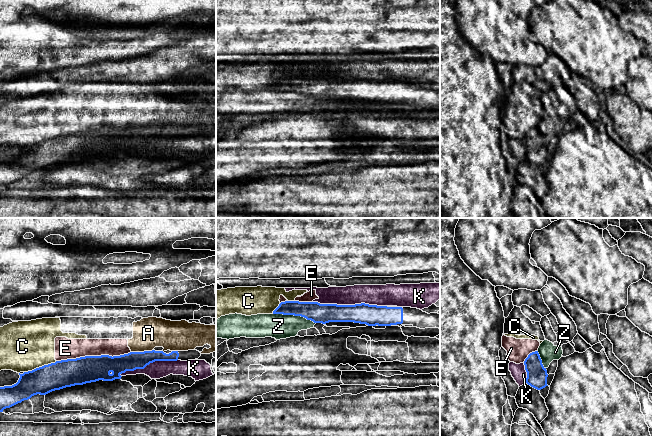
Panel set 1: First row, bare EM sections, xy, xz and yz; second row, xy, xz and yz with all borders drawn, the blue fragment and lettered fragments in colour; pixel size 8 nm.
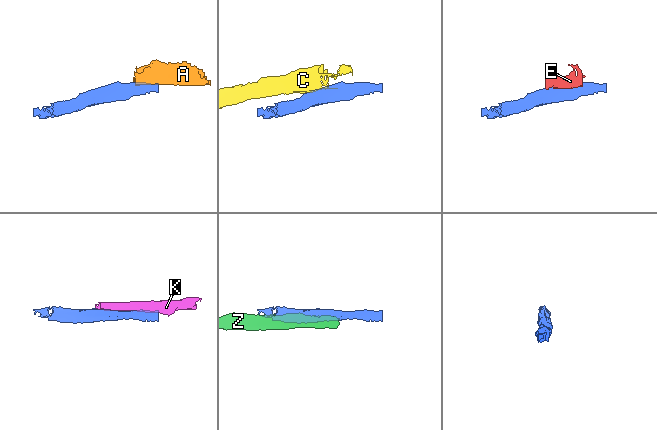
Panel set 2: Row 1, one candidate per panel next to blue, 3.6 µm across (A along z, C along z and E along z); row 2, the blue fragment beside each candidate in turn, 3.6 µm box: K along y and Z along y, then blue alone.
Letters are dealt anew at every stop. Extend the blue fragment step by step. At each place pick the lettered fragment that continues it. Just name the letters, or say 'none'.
none

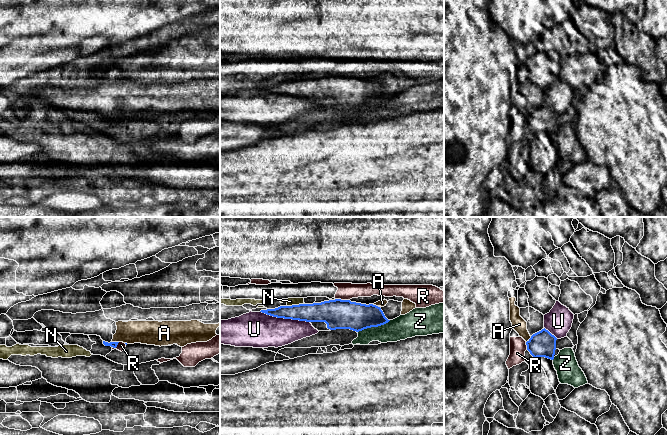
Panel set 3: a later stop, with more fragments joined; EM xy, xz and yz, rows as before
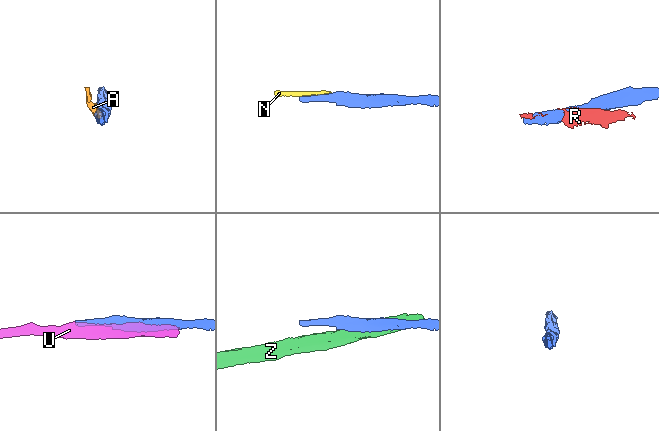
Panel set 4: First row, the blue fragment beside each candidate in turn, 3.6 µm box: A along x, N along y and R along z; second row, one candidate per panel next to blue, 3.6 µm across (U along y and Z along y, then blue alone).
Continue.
none

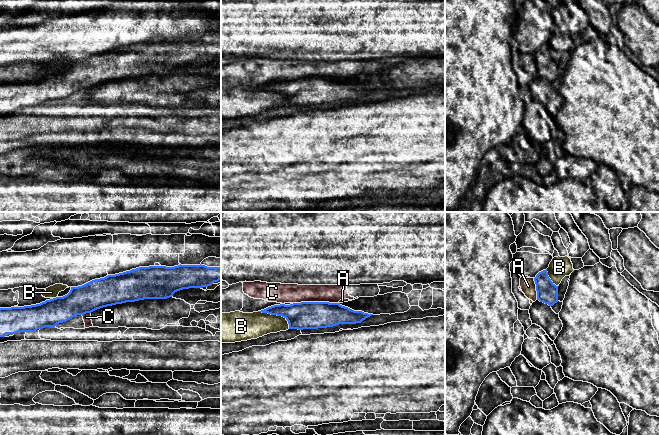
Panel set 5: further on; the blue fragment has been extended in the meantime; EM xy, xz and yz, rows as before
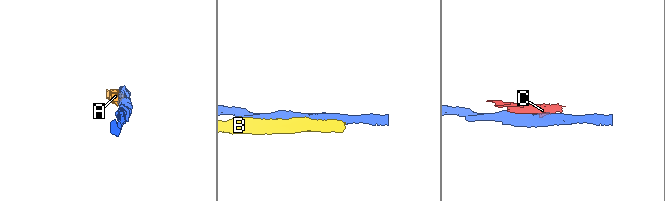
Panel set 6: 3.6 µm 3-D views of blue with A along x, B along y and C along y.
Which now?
none

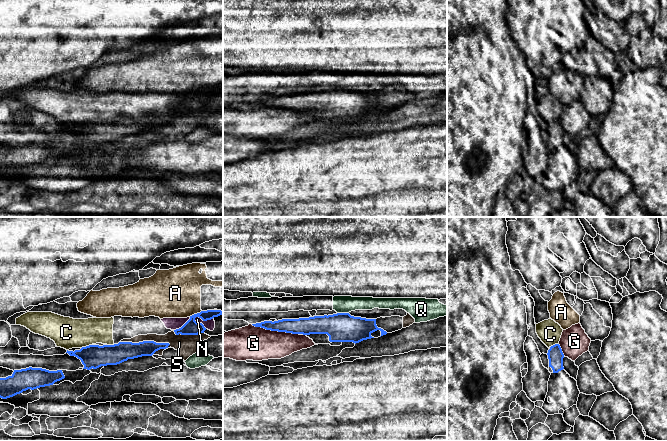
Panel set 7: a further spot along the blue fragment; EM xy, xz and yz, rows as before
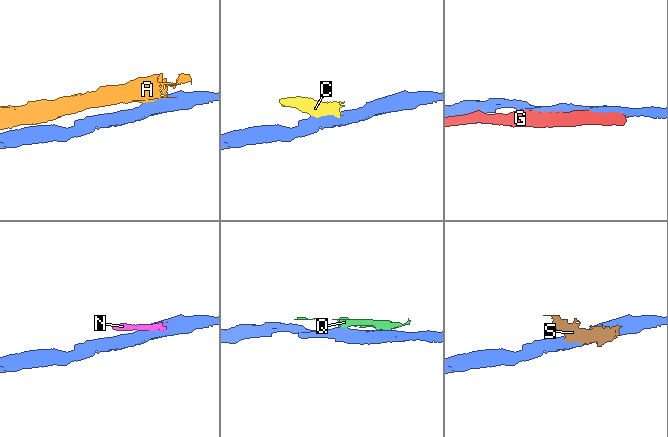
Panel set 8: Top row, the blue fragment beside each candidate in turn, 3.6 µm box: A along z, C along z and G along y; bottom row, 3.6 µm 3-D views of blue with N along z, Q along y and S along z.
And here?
none

